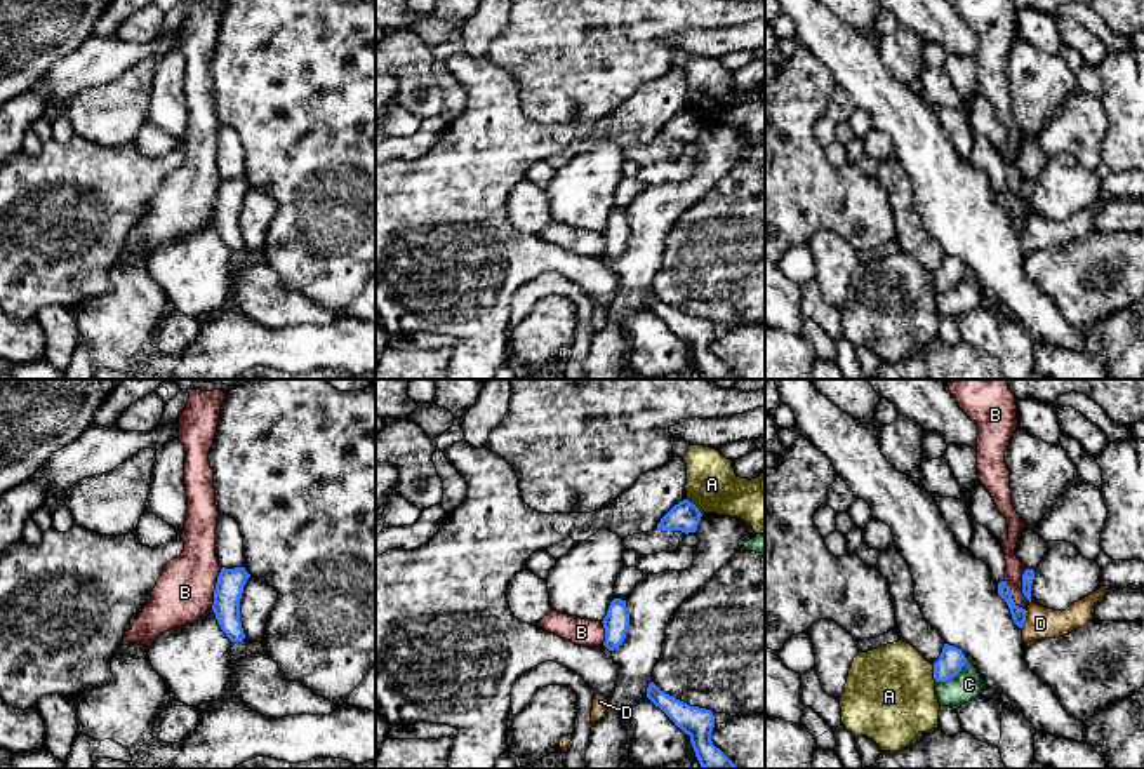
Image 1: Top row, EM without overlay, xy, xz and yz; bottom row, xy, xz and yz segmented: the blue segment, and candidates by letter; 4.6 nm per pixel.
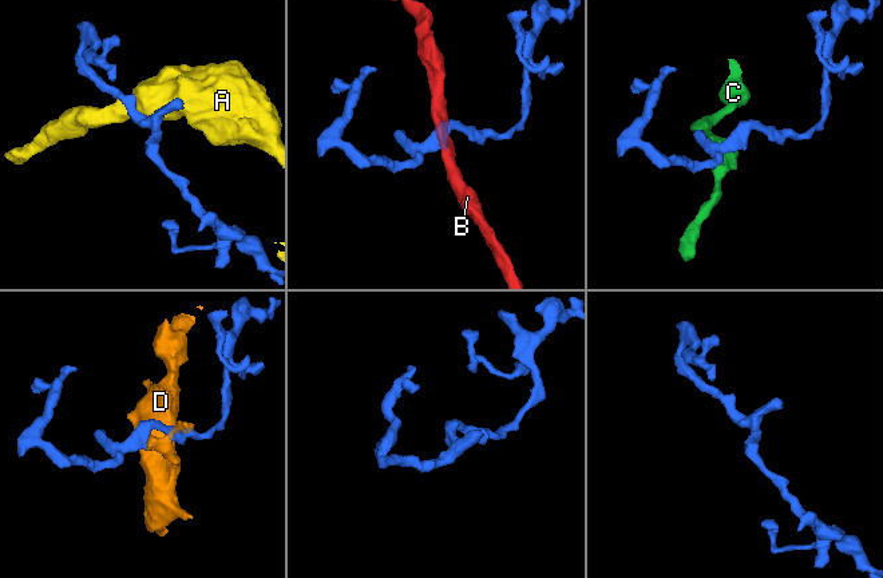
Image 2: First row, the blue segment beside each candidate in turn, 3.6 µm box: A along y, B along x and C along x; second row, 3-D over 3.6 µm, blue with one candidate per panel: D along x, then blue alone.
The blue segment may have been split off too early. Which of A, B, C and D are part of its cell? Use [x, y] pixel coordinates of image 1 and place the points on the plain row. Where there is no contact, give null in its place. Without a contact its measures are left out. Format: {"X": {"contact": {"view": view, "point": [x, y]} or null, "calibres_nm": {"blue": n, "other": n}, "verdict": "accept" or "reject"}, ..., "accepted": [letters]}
{"A": {"contact": {"view": "xz", "point": [696, 117]}, "calibres_nm": {"blue": 140, "other": 240}, "verdict": "reject"}, "B": {"contact": {"view": "xy", "point": [216, 199]}, "calibres_nm": {"blue": 130, "other": 280}, "verdict": "reject"}, "C": {"contact": {"view": "yz", "point": [953, 286]}, "calibres_nm": {"blue": 120, "other": 140}, "verdict": "reject"}, "D": {"contact": {"view": "yz", "point": [1024, 230]}, "calibres_nm": {"blue": 70, "other": 140}, "verdict": "reject"}, "accepted": []}

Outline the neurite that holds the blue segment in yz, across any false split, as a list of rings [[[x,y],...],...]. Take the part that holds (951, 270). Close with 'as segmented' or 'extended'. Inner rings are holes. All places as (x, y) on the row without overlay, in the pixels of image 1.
[[[944,254],[939,270],[934,273],[935,292],[946,292],[956,287],[965,277],[967,268],[961,259]]]; as segmented

